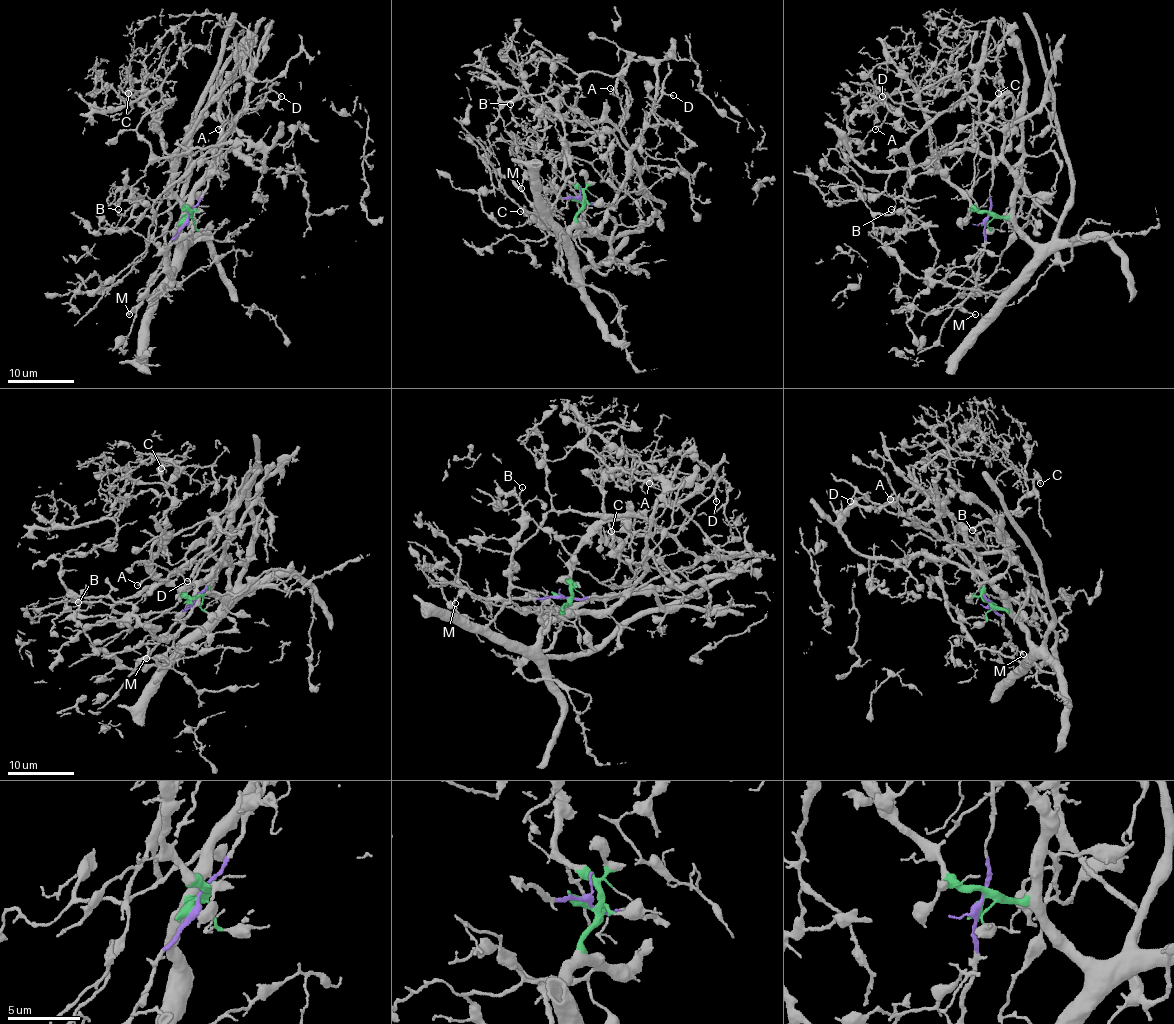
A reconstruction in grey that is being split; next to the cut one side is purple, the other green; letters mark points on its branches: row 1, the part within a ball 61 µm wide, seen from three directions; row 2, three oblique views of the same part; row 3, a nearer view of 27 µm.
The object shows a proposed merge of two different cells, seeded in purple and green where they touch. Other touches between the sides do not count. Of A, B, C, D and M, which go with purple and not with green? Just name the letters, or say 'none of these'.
A, D, M

